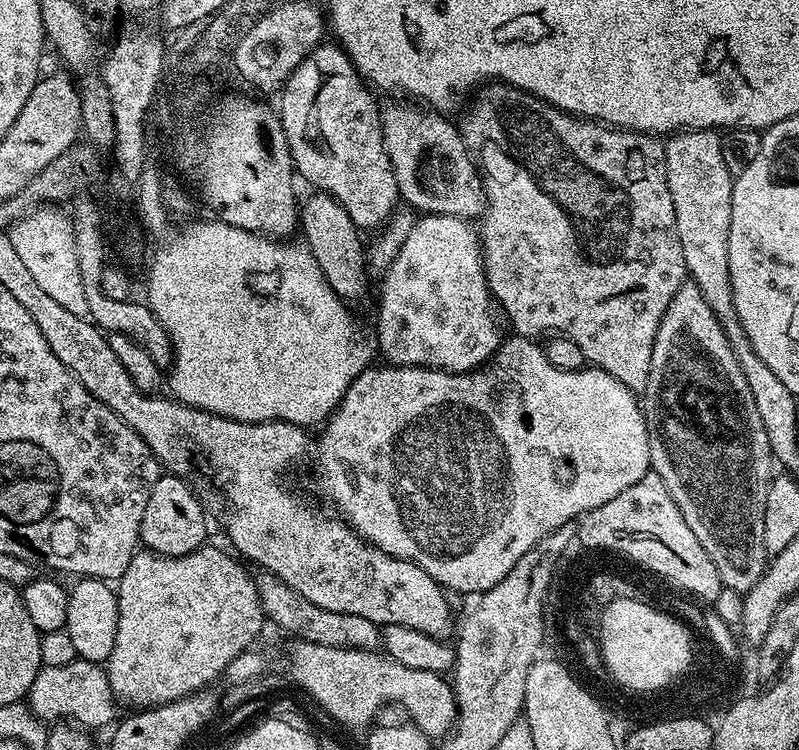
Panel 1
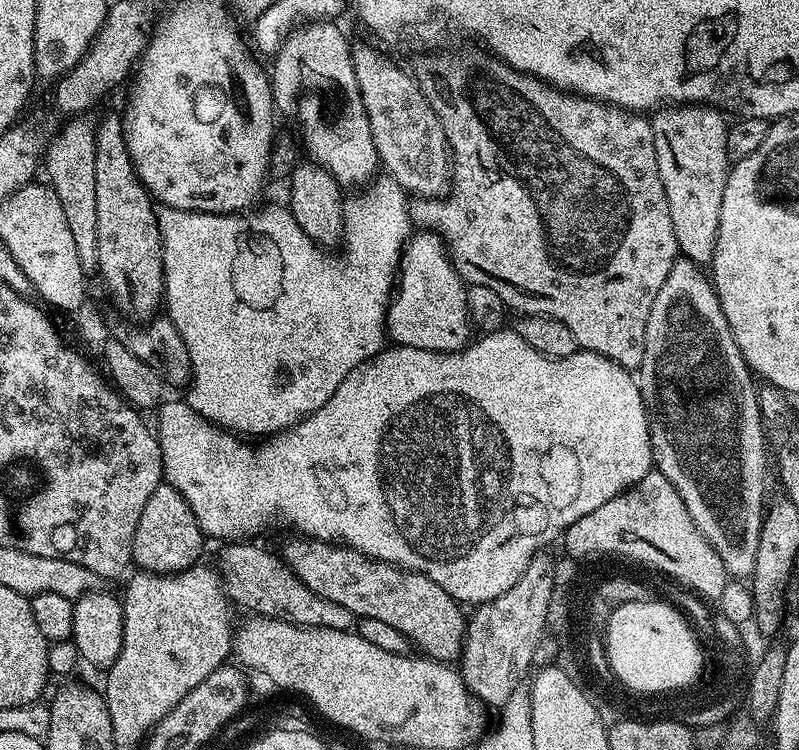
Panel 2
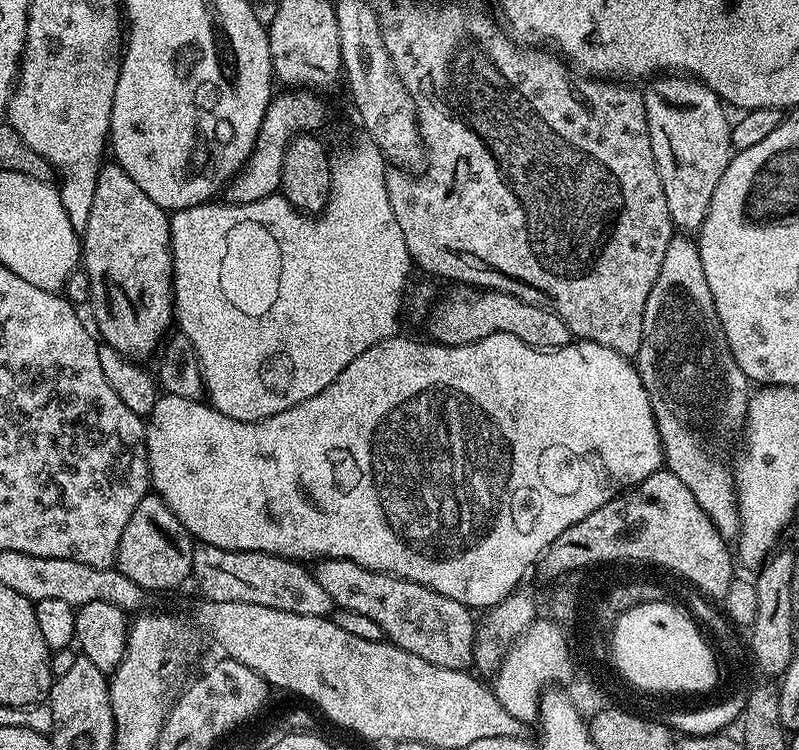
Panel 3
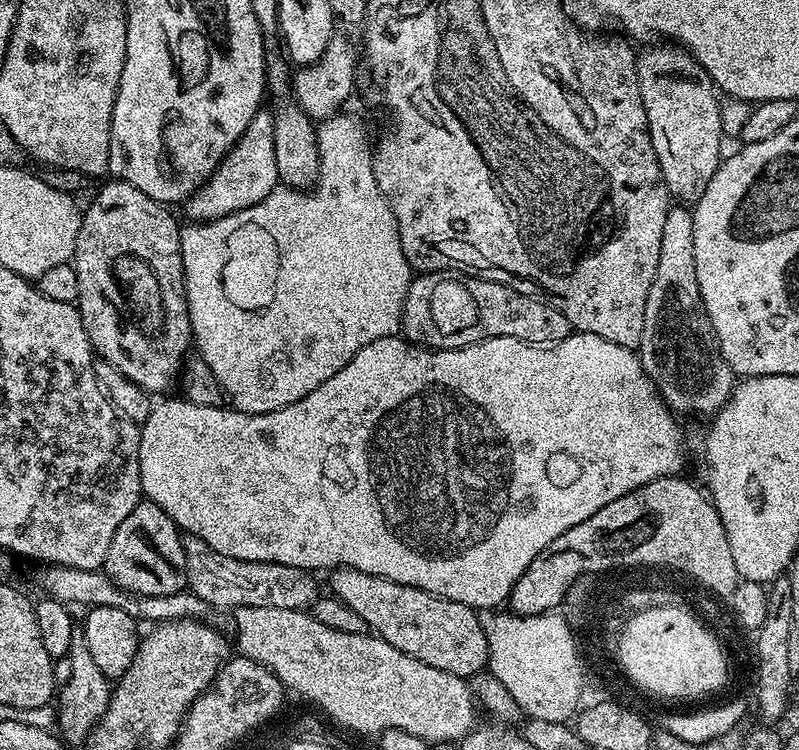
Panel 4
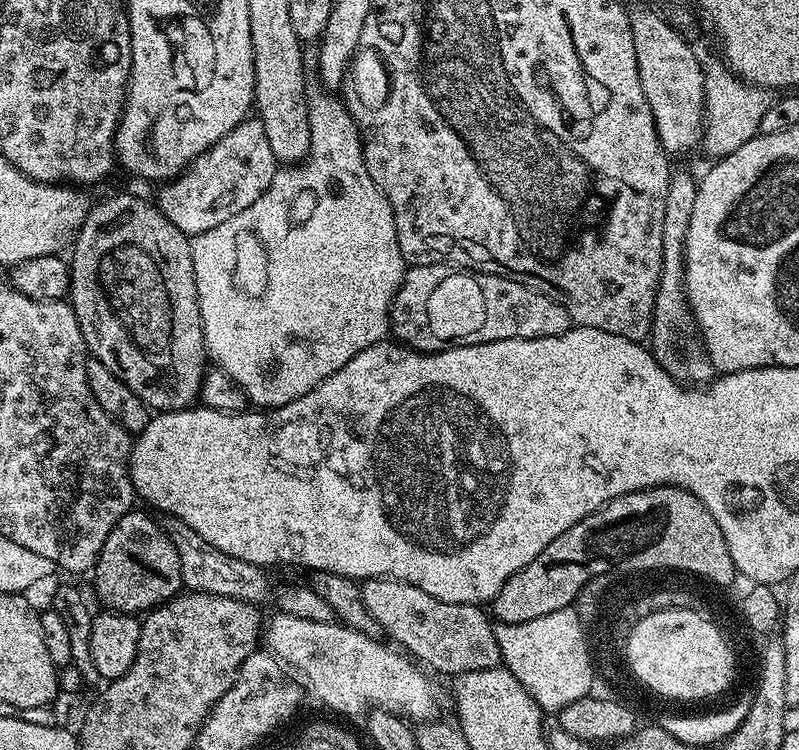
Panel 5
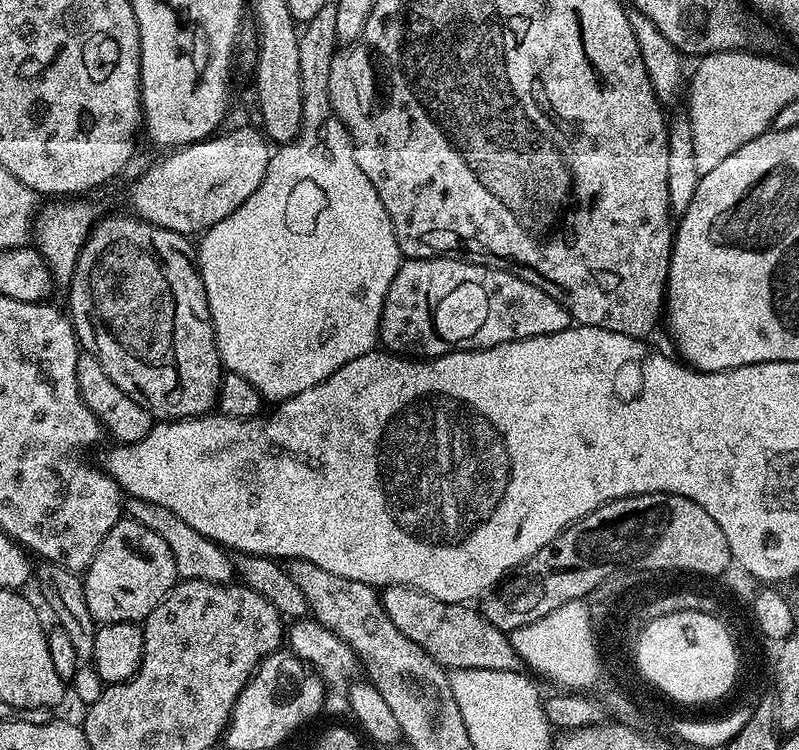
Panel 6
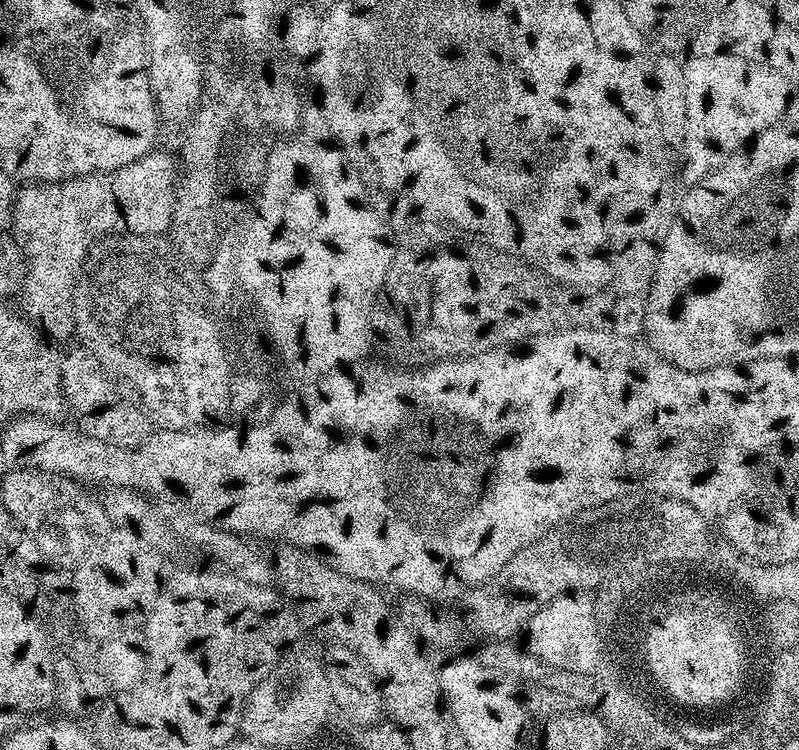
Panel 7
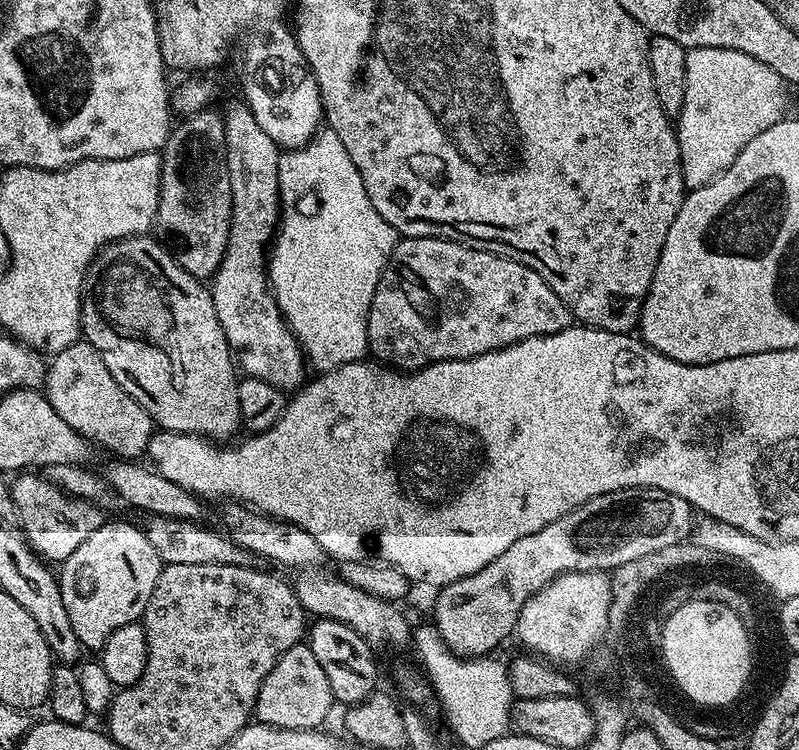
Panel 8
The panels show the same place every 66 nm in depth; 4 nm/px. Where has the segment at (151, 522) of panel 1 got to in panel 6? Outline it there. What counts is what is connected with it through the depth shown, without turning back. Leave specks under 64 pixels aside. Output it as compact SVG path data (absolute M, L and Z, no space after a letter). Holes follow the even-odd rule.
M121 518L106 534L102 546L92 556L90 566L83 573L86 607L97 625L113 624L114 622L143 622L147 620L155 608L166 598L166 594L178 582L174 554L170 554L170 546L154 534L154 530L146 530L137 520Z

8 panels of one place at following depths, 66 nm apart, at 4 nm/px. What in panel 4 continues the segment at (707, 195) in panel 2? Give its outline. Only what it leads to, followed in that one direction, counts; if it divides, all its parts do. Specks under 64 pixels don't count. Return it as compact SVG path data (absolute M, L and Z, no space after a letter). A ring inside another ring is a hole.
M668 42L661 45L661 48L648 48L636 56L638 90L642 94L642 106L646 106L650 142L654 146L654 154L658 158L669 197L681 205L692 206L698 198L702 198L706 186L710 186L710 178L714 178L722 159L720 143L726 139L720 114L722 100L710 74L686 49Z

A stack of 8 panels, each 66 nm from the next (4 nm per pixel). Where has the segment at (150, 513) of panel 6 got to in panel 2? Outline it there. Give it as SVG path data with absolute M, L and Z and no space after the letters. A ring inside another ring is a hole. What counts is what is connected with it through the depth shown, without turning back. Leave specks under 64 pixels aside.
M232 542L220 552L218 571L224 581L224 591L237 605L249 608L249 613L269 616L282 622L297 624L303 628L329 628L330 630L349 631L354 617L346 606L322 598L294 574L294 570L284 563L279 555L259 548L256 542Z

